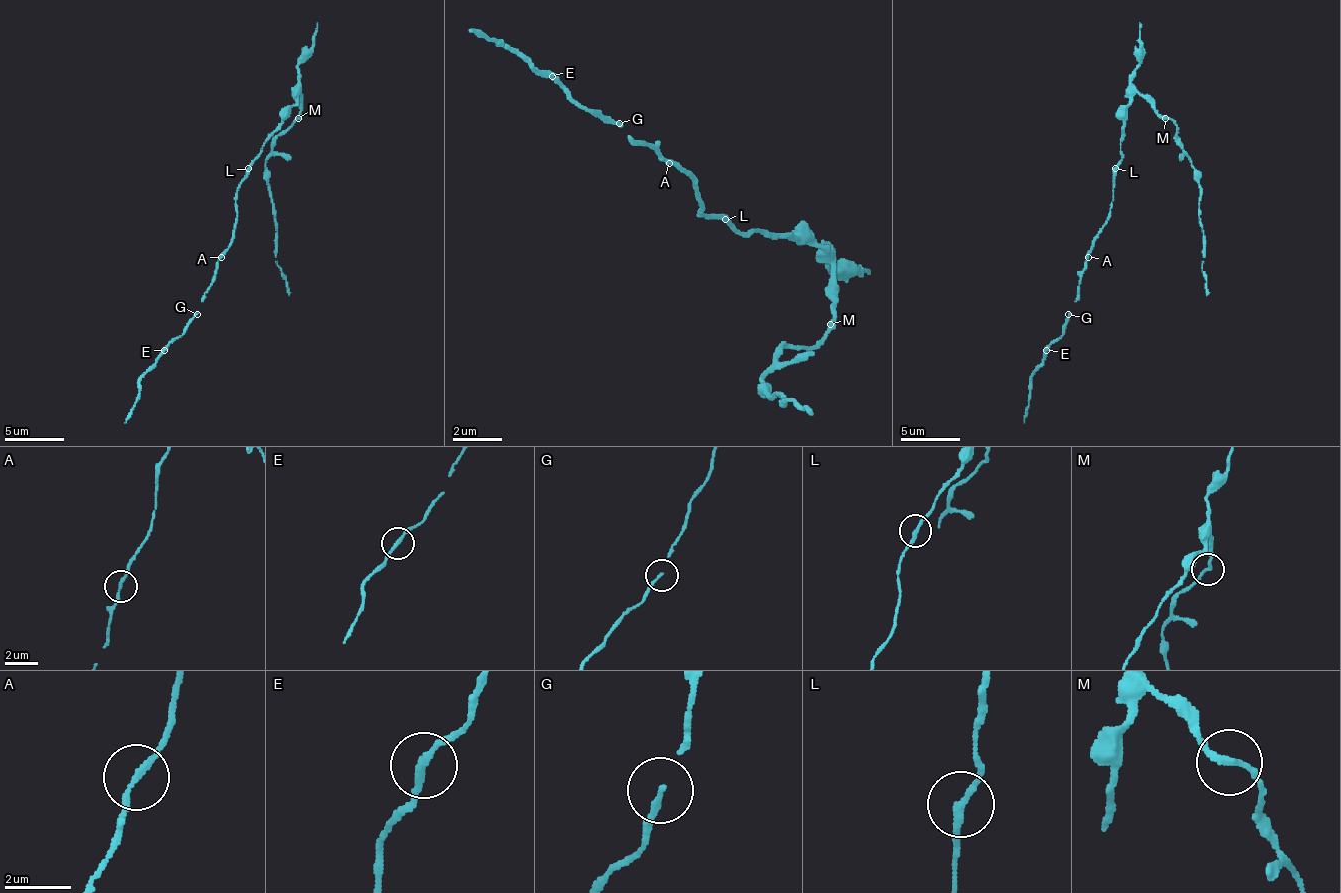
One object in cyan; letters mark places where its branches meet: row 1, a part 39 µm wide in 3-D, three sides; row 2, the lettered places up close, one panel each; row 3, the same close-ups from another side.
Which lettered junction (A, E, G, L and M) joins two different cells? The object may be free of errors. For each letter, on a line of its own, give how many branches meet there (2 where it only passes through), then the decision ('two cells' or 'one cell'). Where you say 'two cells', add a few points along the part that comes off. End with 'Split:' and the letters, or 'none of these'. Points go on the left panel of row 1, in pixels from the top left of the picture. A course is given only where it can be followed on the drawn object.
A: branches 2; one cell
E: branches 2; one cell
G: branches 2; one cell
L: branches 2; one cell
M: branches 2; one cell
Split: none of these

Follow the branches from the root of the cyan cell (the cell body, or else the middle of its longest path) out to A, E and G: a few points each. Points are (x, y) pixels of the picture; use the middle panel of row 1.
A: (738, 232), (725, 219), (701, 213), (701, 195), (695, 183), (676, 164), (670, 164)
E: (738, 232), (701, 213), (695, 183), (676, 164), (609, 115), (590, 115), (553, 78)
G: (738, 232), (725, 219), (701, 213), (701, 195), (695, 183), (652, 146), (639, 146), (621, 127), (621, 121)

